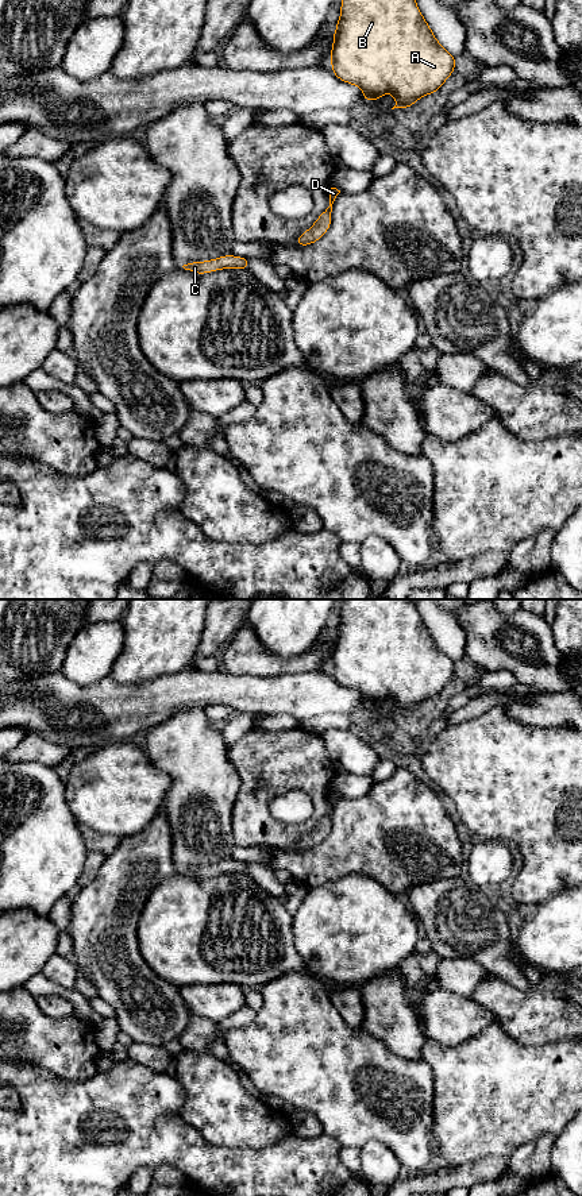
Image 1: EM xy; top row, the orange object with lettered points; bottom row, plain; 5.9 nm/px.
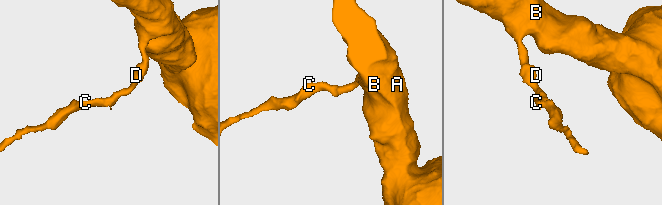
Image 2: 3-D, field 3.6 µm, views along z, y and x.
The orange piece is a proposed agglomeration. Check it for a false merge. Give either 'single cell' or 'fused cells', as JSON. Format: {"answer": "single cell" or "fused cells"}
{"answer": "single cell"}

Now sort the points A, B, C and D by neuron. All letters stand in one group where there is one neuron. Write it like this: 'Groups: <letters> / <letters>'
Groups: A B C D

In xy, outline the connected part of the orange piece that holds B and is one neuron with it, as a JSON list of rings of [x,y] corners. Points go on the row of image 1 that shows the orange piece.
[[[342,0],[331,49],[332,72],[339,80],[359,86],[366,101],[375,101],[385,93],[392,93],[396,99],[392,109],[409,108],[425,94],[435,93],[455,72],[455,62],[436,40],[416,0]]]

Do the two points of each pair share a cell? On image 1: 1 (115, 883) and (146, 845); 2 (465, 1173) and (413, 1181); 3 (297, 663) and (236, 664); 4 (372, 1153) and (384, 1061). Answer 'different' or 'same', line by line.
1: same
2: same
3: same
4: different

